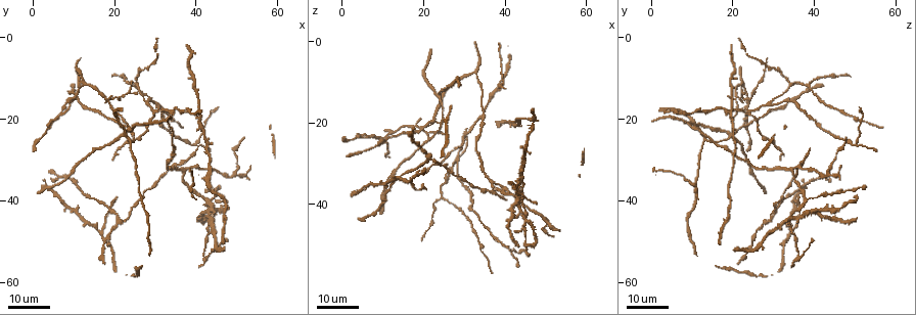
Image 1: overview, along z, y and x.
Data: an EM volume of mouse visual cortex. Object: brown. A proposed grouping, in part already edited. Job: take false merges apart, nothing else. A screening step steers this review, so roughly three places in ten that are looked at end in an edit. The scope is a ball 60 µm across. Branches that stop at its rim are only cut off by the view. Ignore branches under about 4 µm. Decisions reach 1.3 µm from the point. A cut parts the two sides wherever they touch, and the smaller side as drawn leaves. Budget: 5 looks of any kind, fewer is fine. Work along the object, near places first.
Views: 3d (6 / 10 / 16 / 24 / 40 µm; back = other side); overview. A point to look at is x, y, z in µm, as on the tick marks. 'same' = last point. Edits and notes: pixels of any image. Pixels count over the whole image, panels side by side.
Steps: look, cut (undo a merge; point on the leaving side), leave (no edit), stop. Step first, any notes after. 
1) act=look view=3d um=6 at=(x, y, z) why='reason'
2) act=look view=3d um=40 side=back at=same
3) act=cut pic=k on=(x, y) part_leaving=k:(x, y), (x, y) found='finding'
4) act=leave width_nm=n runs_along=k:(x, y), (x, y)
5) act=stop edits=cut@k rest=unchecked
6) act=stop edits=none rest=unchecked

act=look view=3d um=24 at=(28.5, 16.0, 29.5) why='side arm on a straight run'

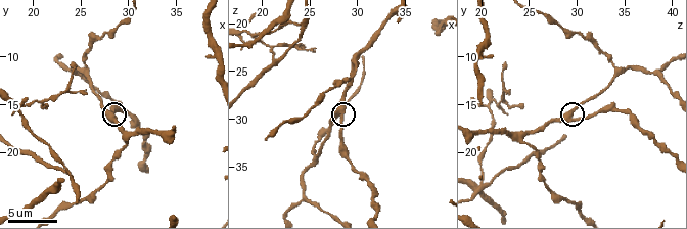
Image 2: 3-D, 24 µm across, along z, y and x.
act=look view=3d um=6 at=(28.4, 16.2, 29.6)

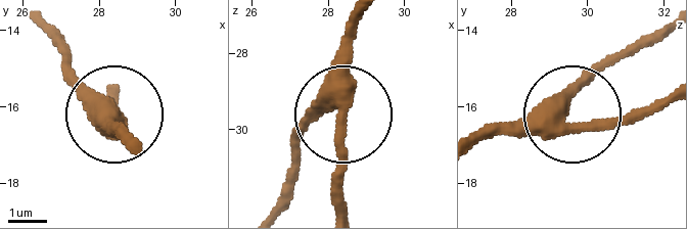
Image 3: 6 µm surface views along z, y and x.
act=leave side_arm_um=40 runs_along=3:(125, 145), (65, 51) found='one neuron here'

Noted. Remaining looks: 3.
act=look view=3d um=16 at=(29.6, 18.6, 24.2) why='three arms meet'

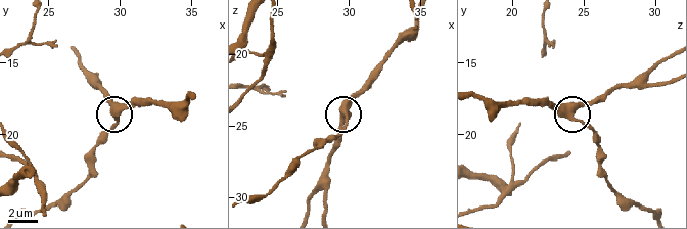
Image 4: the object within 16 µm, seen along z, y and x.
act=look view=3d um=6 at=(29.8, 18.6, 24.2)

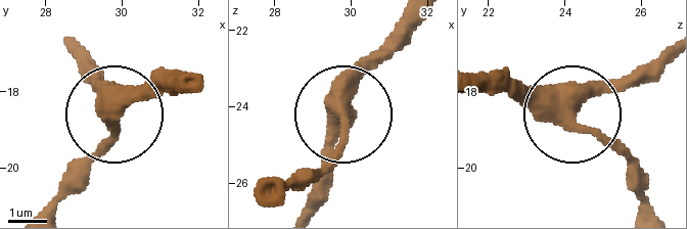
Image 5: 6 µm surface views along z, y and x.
act=leave width_nm=410 found='continuous, no second neuron'

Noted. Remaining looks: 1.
act=look view=3d um=10 at=(24.4, 23.2, 20.2) why='side arm on a straight run'

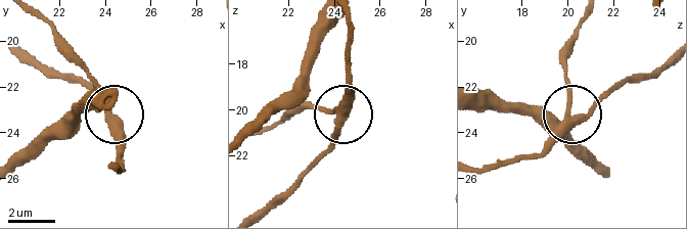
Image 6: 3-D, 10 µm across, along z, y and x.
act=leave runs_along=6:(341, 17), (322, 41), (308, 82), (341, 109), (347, 73) found='all the same neuron'

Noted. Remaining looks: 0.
act=stop edits=none rest=unchecked

